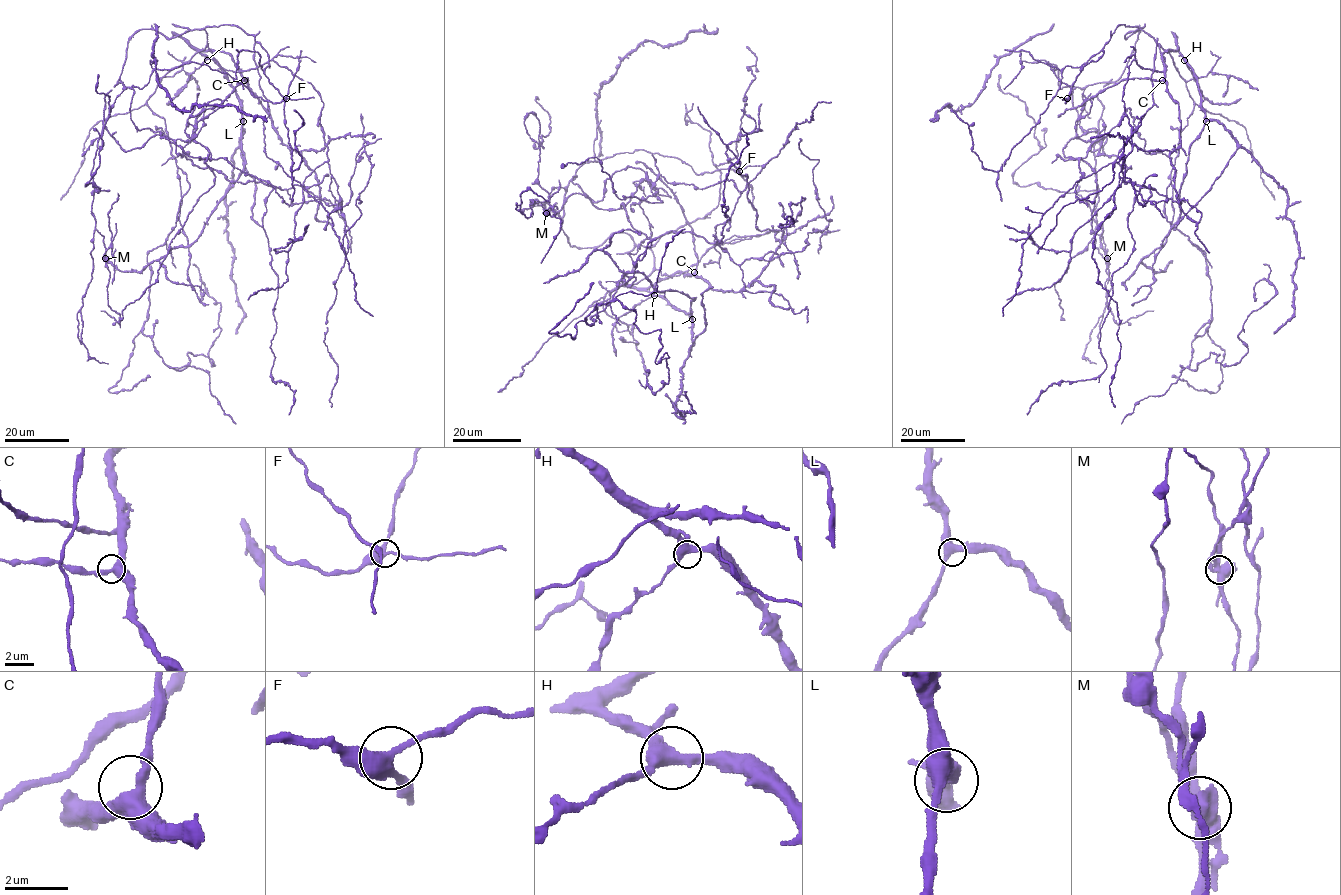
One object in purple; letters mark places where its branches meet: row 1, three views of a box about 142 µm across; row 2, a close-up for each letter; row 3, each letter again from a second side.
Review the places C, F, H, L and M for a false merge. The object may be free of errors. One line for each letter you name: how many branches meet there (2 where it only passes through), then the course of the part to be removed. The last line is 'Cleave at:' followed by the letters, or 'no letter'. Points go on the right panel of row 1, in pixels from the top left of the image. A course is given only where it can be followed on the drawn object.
M: branches 3; course (1107, 259), (1101, 245), (1103, 230), (1091, 215), (1090, 205), (1075, 192)
Cleave at: M

